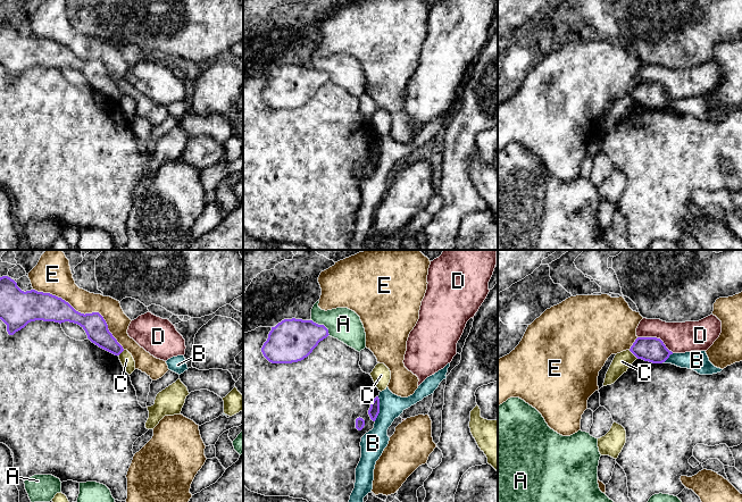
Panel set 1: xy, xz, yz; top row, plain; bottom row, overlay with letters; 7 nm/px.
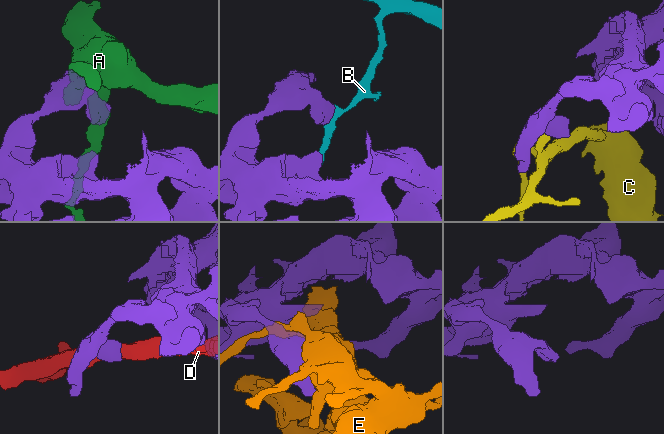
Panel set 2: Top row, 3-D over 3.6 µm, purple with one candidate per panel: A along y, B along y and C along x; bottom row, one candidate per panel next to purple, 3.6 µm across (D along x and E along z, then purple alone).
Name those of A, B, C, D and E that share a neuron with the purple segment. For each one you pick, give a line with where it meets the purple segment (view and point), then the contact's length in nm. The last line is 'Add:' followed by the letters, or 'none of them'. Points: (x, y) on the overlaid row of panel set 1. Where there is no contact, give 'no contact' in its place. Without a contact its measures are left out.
Add: none of them

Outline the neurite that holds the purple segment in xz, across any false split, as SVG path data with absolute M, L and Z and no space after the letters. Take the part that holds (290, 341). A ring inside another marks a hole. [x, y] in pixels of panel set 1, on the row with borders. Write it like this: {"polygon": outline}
{"polygon": "M284 319L272 327L261 352L272 363L298 362L307 358L328 335L324 325L312 320Z"}

